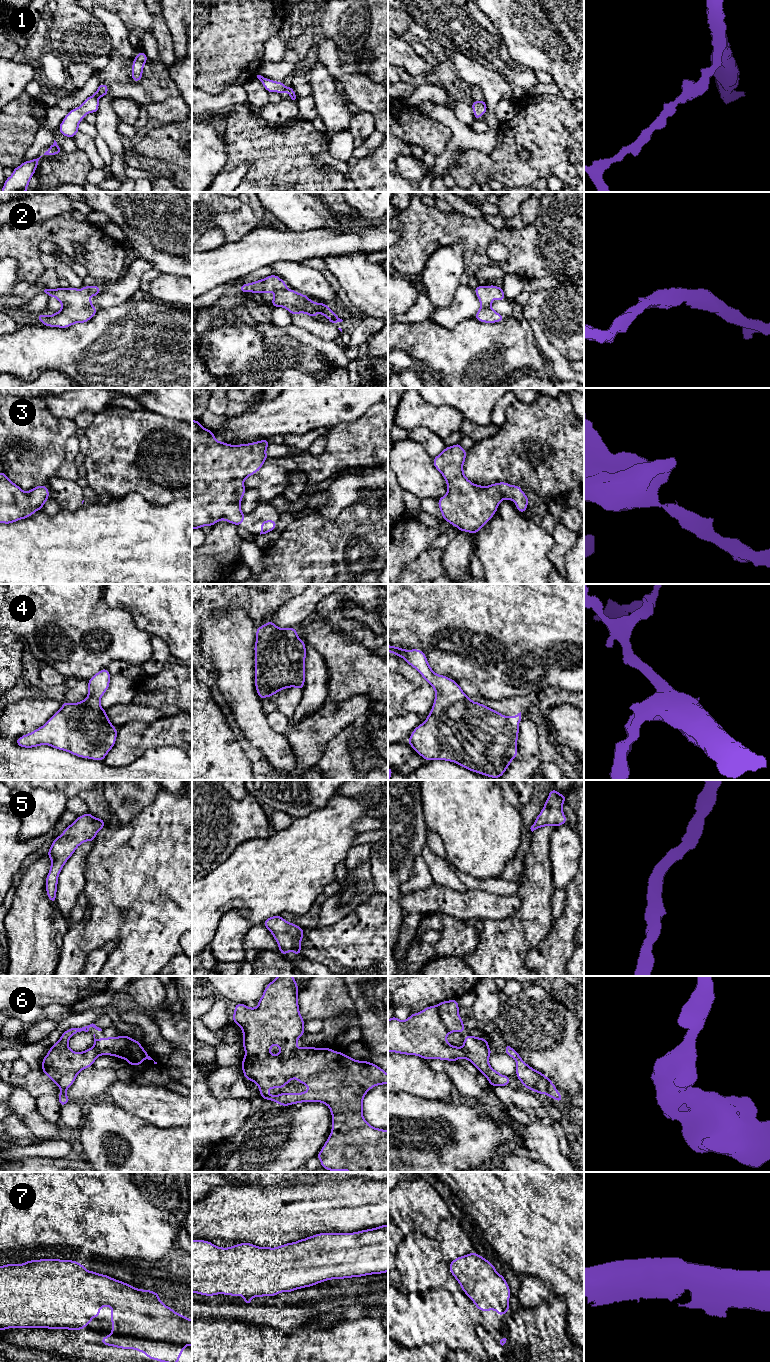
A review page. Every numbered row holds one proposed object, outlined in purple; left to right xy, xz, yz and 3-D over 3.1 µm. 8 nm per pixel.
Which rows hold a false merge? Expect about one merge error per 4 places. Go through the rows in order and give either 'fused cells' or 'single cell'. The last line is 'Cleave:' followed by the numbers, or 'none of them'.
1: single cell
2: single cell
3: single cell
4: single cell
5: single cell
6: single cell
7: single cell
Cleave: none of them

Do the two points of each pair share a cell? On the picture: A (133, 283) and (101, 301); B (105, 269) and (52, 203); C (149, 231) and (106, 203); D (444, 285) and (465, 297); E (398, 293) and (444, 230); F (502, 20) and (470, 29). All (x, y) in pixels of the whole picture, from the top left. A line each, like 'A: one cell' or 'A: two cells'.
A: one cell
B: two cells
C: one cell
D: two cells
E: two cells
F: two cells

